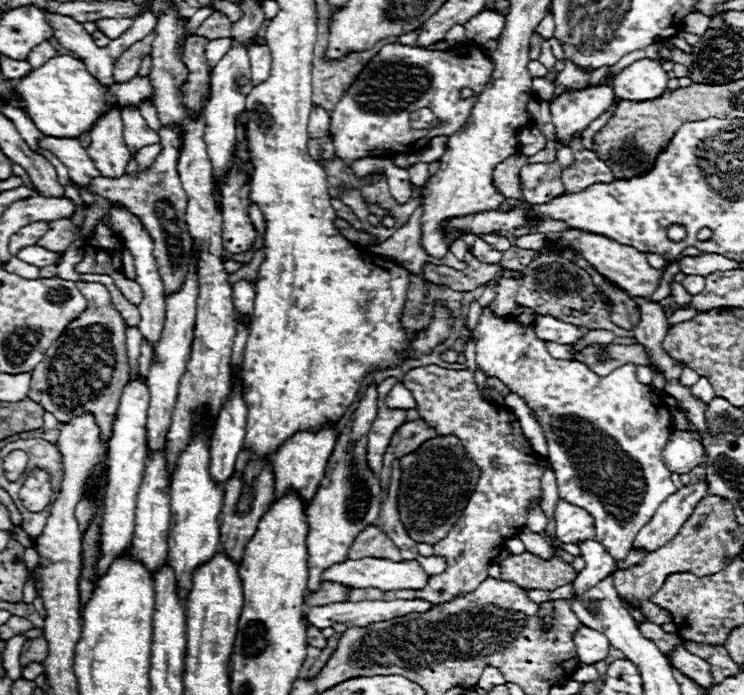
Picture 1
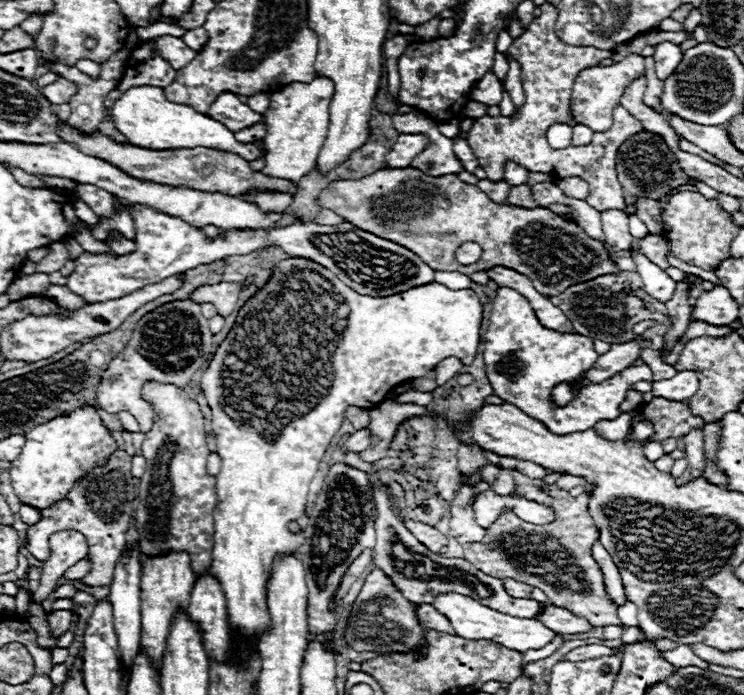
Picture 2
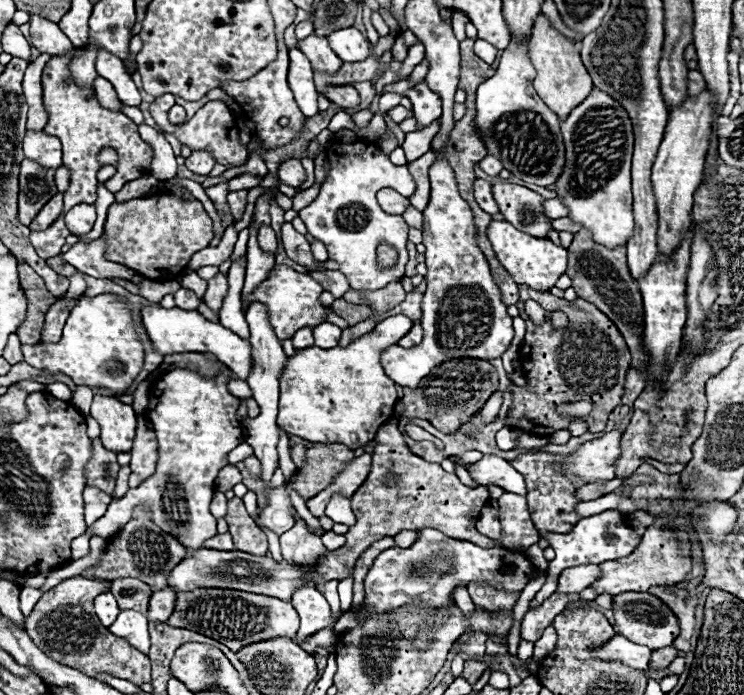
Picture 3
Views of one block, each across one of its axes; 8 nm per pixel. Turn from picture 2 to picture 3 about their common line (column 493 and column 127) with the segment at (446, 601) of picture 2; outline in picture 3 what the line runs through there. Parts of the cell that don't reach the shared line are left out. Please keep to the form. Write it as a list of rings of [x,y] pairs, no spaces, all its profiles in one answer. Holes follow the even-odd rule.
[[[122,610],[116,622],[108,628],[114,636],[124,638],[142,654],[148,654],[150,640],[148,640],[148,618],[134,610]]]

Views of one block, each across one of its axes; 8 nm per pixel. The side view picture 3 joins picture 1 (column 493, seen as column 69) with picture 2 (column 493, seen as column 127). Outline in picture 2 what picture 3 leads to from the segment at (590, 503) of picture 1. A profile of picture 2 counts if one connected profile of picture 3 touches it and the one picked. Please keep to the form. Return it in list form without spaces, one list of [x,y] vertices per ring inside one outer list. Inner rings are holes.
[[[500,288],[496,292],[488,330],[484,334],[484,370],[494,394],[504,402],[514,404],[530,418],[544,422],[554,434],[584,432],[600,420],[618,418],[622,414],[620,404],[626,400],[626,392],[640,380],[652,380],[652,370],[646,364],[628,366],[620,374],[594,384],[584,378],[584,370],[588,370],[596,358],[598,354],[592,338],[578,332],[562,334],[558,330],[548,330],[538,322],[528,300],[516,290]],[[560,382],[582,382],[576,398],[566,406],[556,406],[552,402],[552,390]]]

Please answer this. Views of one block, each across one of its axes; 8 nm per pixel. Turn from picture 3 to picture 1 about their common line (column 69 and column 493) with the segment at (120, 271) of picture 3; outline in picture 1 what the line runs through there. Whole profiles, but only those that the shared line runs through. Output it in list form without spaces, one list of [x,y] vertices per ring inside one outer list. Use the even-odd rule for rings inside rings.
[[[476,238],[476,242],[472,244],[472,254],[480,260],[480,262],[486,262],[486,264],[494,264],[500,260],[500,254],[498,250],[494,250],[490,244],[482,242],[480,238]]]

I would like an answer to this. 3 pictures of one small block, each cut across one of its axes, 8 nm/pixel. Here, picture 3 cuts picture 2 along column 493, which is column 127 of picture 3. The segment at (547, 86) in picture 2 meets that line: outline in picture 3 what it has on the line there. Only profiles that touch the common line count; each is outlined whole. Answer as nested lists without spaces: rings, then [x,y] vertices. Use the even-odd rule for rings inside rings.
[[[78,48],[62,54],[62,56],[52,56],[48,60],[48,64],[44,66],[44,72],[42,72],[42,88],[44,88],[44,108],[48,112],[48,122],[44,126],[44,134],[50,134],[50,136],[56,136],[60,138],[62,142],[62,148],[64,148],[64,166],[70,170],[70,186],[68,190],[64,192],[64,208],[62,210],[70,210],[74,204],[88,203],[94,204],[96,202],[97,191],[97,174],[100,170],[100,162],[98,162],[98,154],[102,148],[112,148],[116,150],[118,154],[118,164],[116,166],[117,172],[109,180],[105,182],[105,187],[112,193],[119,191],[122,186],[140,176],[144,176],[148,172],[148,166],[150,166],[150,160],[154,156],[154,150],[140,138],[138,134],[138,126],[124,114],[116,114],[116,112],[110,112],[106,108],[102,108],[96,100],[96,96],[90,92],[90,90],[82,90],[74,84],[72,76],[70,76],[70,70],[68,70],[68,64],[70,60],[78,54]]]

